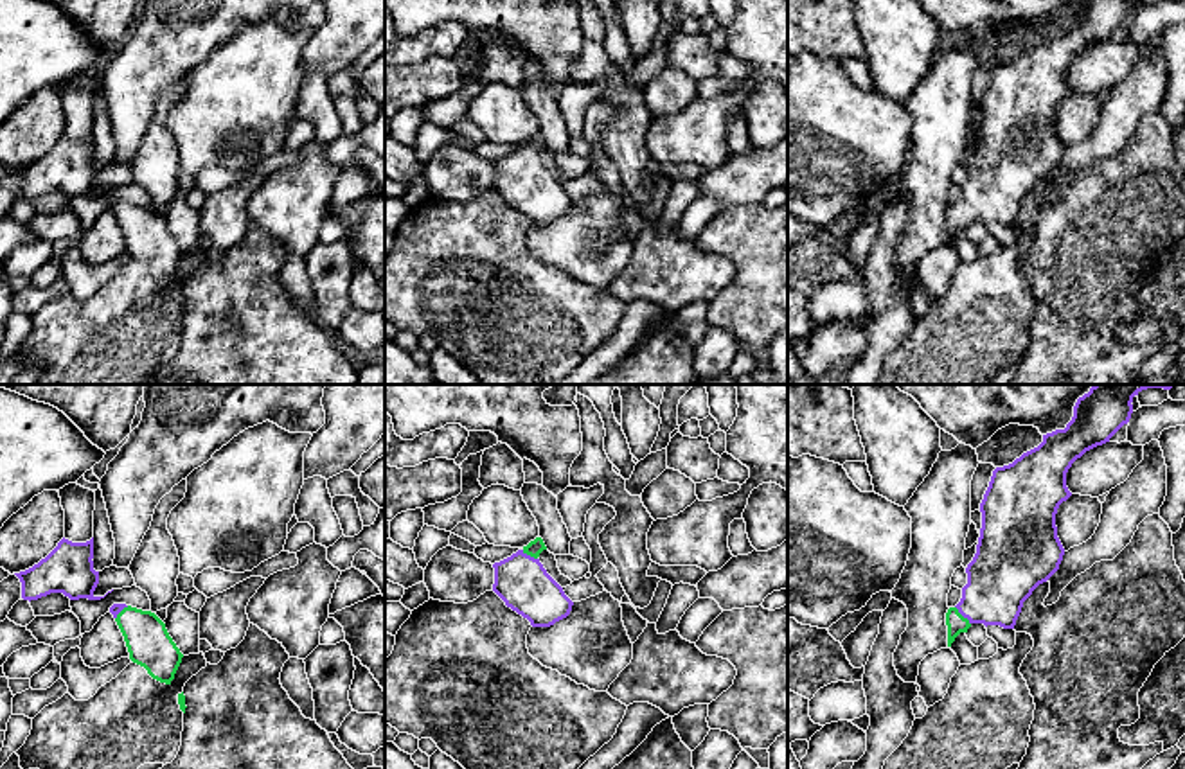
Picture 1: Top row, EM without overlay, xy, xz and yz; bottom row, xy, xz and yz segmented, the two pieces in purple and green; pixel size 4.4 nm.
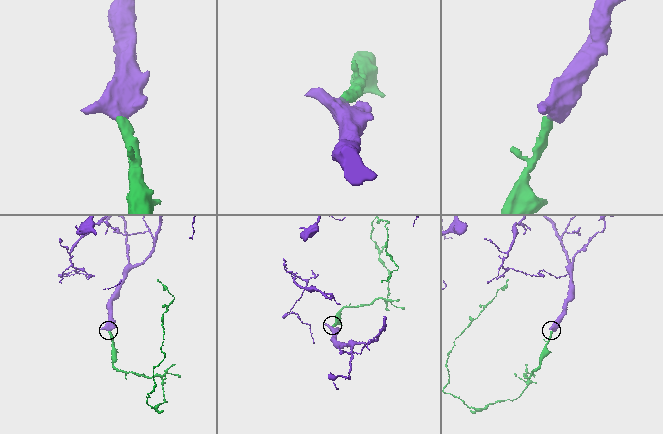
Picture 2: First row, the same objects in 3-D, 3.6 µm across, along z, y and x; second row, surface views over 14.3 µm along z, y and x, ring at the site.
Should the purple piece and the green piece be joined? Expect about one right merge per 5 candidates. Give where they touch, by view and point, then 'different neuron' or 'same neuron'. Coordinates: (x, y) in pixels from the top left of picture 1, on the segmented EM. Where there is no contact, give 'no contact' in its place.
yz (962, 615) | same neuron

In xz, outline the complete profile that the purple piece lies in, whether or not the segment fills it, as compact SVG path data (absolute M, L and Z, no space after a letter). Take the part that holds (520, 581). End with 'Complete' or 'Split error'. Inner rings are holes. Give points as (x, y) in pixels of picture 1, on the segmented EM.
M536 537L511 557L493 564L493 591L532 627L554 625L566 618L574 605L539 562L543 550L547 550L543 539Z. Split error

